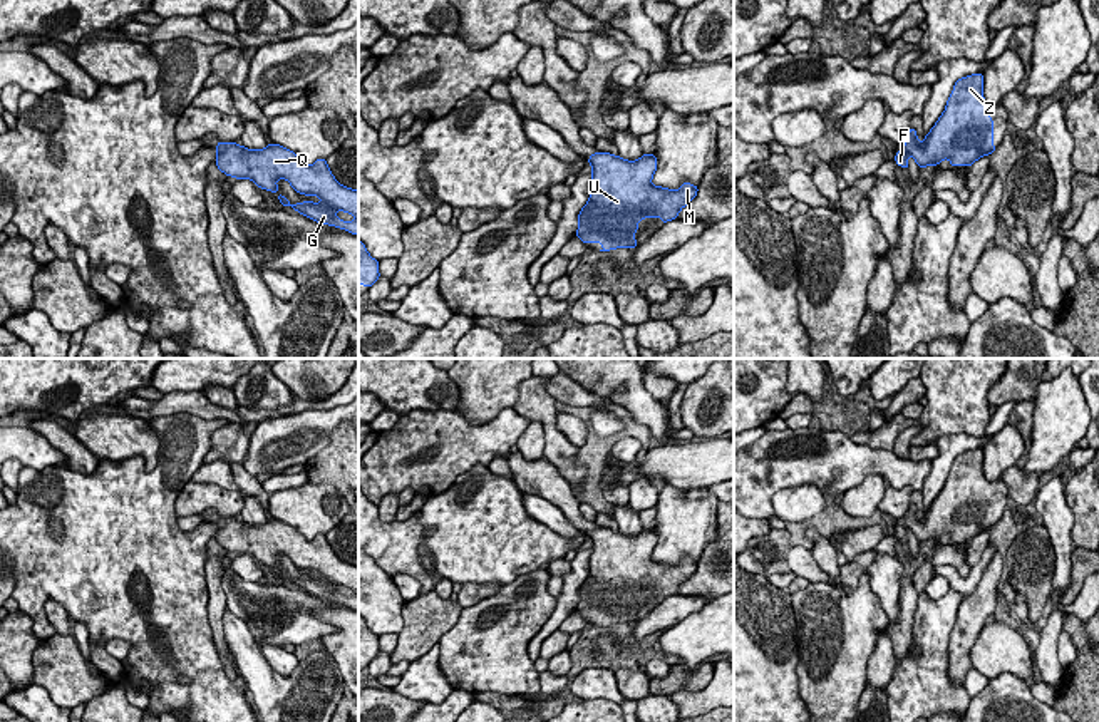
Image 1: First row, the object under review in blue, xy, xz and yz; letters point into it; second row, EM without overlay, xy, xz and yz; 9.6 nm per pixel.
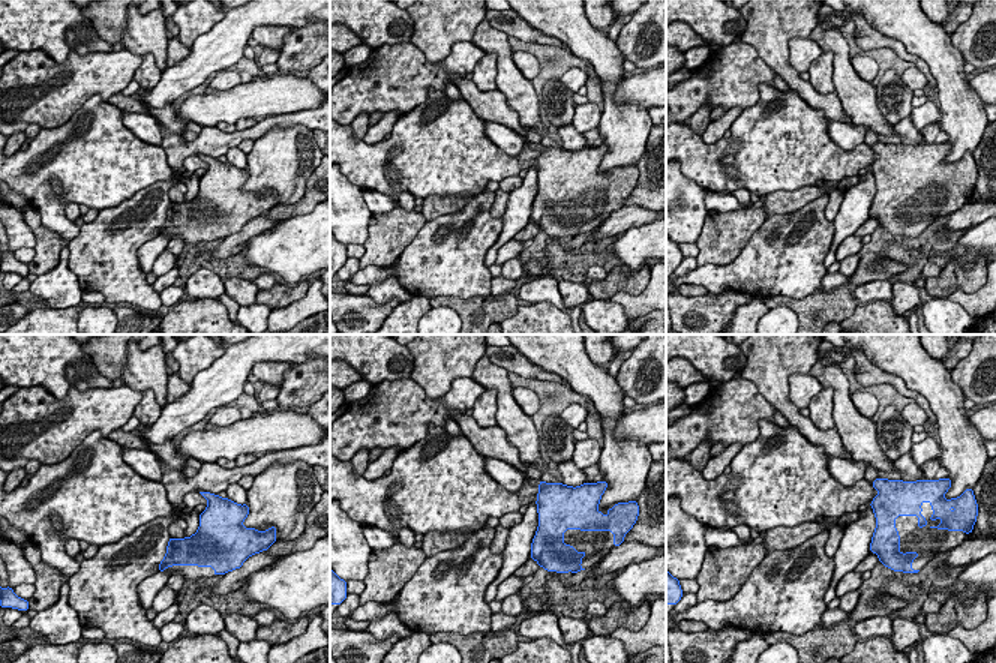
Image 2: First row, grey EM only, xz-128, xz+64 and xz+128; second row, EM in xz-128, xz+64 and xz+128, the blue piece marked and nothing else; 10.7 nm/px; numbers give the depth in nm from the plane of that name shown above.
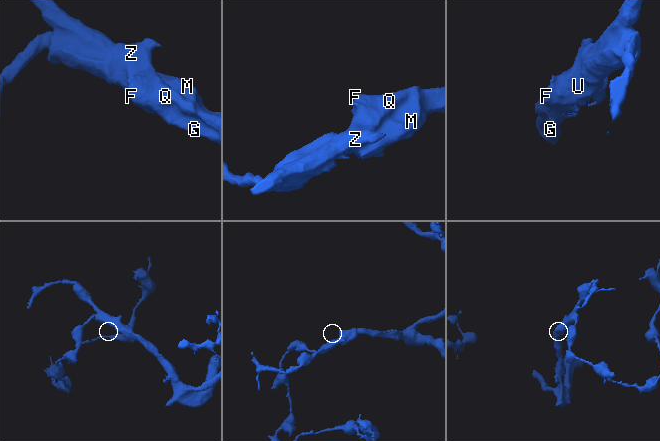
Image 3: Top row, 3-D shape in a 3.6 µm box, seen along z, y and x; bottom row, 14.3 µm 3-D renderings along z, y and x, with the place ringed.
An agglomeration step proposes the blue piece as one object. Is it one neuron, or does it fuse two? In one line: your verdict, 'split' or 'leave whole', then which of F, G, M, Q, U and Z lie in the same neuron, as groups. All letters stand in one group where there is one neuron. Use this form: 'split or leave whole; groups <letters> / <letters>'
leave whole; groups F G M Q U Z

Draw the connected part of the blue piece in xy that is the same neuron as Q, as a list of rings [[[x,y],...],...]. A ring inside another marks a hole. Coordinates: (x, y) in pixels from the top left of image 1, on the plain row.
[[[218,516],[216,541],[226,551],[248,553],[258,563],[276,568],[283,581],[290,581],[313,596],[342,603],[359,611],[359,566],[342,561],[322,533],[308,541],[280,519],[268,519],[265,524],[255,526],[238,521],[236,516]],[[278,554],[286,554],[300,570],[318,571],[322,578],[303,576],[292,580],[278,568]]]

